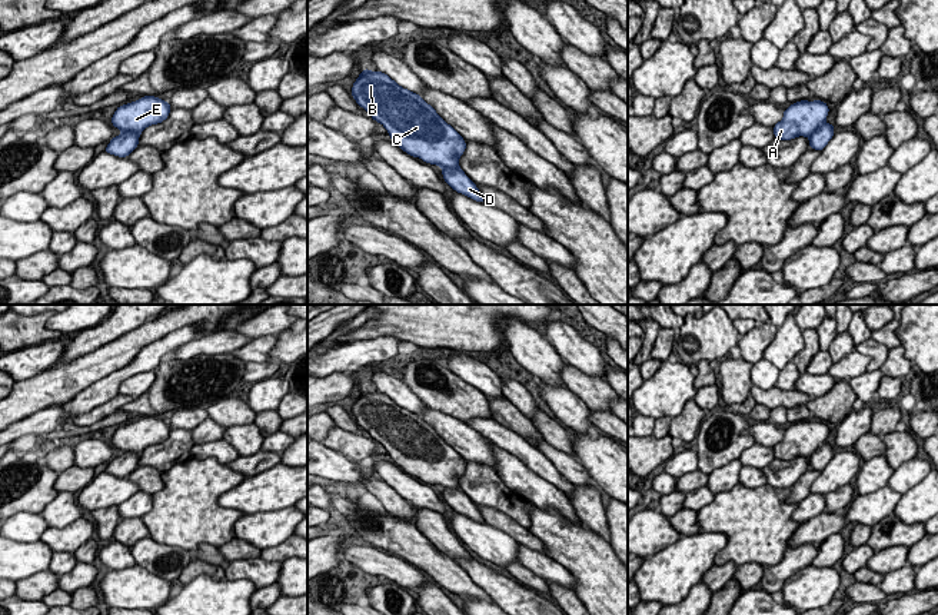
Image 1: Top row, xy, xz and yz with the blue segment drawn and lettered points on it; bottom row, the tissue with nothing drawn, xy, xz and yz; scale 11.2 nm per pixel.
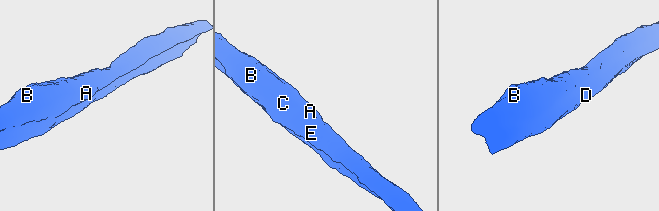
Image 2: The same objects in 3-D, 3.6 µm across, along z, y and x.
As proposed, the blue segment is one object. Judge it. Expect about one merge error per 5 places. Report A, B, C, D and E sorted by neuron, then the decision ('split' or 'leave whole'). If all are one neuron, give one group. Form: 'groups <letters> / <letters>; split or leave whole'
groups A B C D E; leave whole

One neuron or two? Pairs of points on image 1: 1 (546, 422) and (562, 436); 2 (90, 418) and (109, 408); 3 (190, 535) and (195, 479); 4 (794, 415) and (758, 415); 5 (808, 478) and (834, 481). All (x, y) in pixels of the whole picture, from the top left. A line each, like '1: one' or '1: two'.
1: one
2: one
3: one
4: one
5: two

